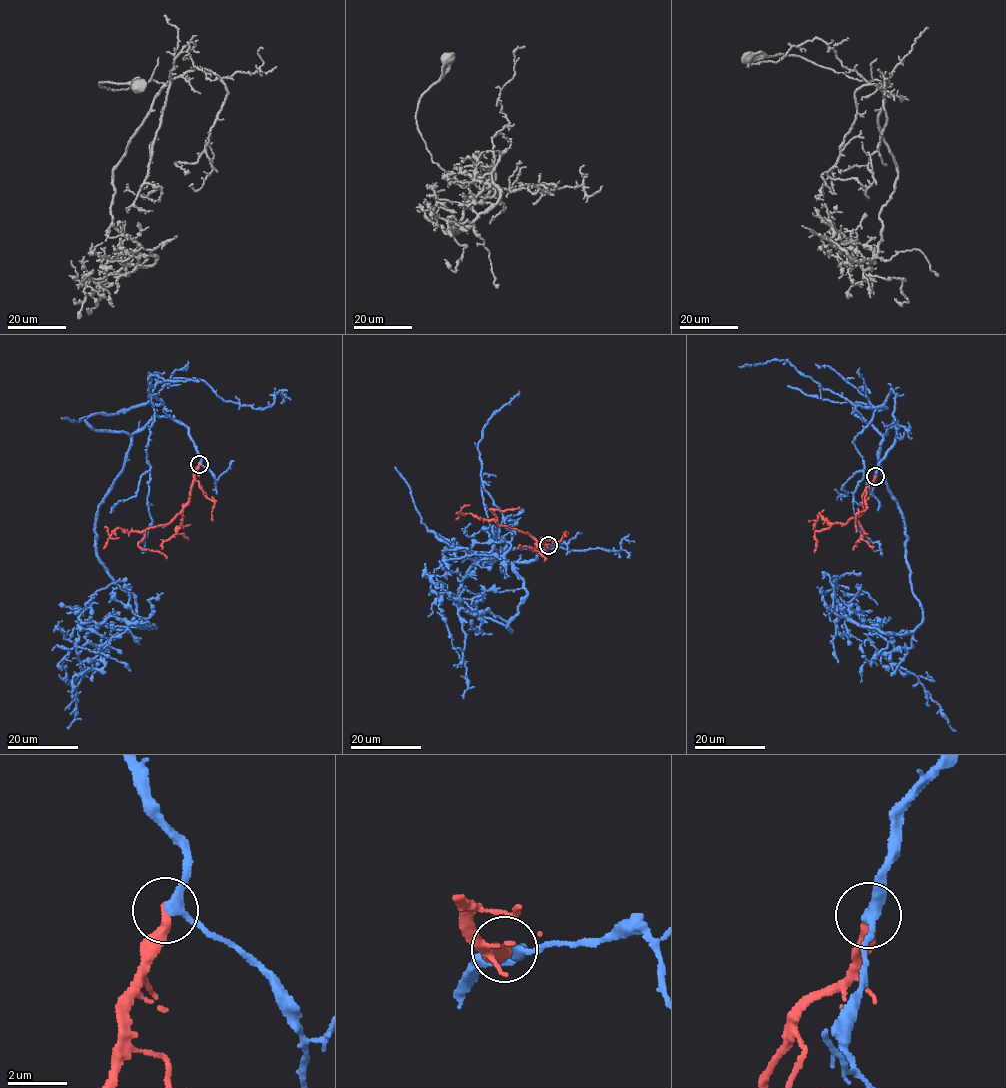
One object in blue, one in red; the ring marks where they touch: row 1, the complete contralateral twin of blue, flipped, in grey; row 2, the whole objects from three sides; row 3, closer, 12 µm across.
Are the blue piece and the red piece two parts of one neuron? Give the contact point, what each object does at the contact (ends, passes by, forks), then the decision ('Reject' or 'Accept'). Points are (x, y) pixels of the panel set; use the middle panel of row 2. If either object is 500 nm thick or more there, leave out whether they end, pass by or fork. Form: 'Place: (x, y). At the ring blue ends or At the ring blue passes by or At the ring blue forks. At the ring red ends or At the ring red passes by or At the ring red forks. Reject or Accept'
Place: (548, 545). At the ring blue passes by. At the ring red ends. Accept

